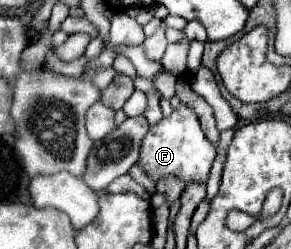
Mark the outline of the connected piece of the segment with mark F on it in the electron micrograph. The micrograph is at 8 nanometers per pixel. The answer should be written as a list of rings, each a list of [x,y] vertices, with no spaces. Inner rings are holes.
[[[180,105],[172,111],[170,117],[162,117],[156,125],[150,125],[148,133],[142,139],[136,165],[140,165],[144,173],[156,183],[162,177],[176,177],[184,183],[206,183],[214,157],[214,147],[210,145],[210,141],[206,141],[206,135],[200,129],[198,115],[186,105]]]

